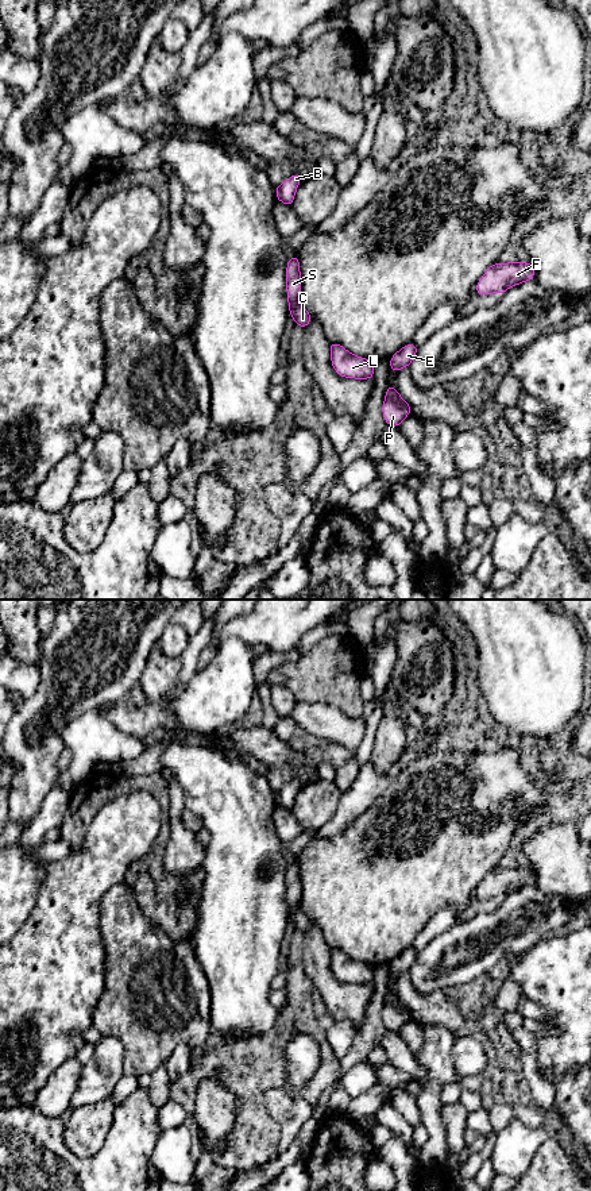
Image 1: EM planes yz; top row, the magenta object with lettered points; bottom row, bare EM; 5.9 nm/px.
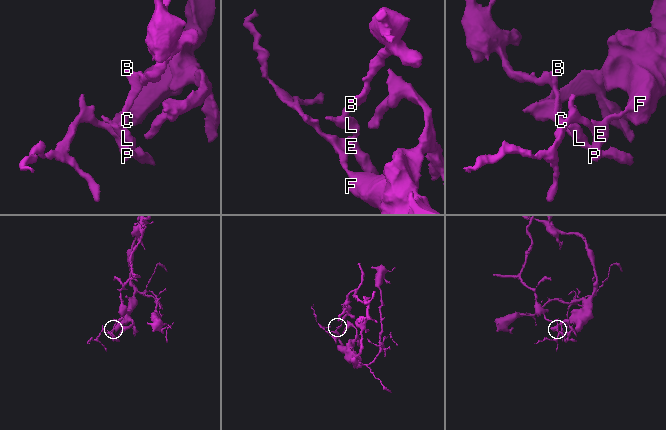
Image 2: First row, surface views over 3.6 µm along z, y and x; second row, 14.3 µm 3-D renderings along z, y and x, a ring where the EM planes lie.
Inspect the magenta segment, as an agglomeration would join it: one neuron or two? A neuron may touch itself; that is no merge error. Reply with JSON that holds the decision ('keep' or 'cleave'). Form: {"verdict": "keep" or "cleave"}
{"verdict": "cleave"}

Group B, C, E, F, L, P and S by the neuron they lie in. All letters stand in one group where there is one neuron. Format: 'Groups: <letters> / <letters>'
Groups: B C L S / E F P

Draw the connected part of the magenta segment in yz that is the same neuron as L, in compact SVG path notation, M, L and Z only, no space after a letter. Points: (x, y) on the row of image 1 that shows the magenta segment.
M329 343L331 362L343 378L374 379L374 362L348 352L340 343Z

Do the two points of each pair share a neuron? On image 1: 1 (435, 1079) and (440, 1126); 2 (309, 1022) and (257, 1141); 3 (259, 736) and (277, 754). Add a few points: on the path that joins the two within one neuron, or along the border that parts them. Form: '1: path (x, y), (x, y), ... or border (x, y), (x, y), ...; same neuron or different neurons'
1: path (432, 1091), (432, 1114); same neuron
2: path (278, 1037), (254, 1067), (254, 1107); same neuron
3: path (263, 740), (273, 750); same neuron

